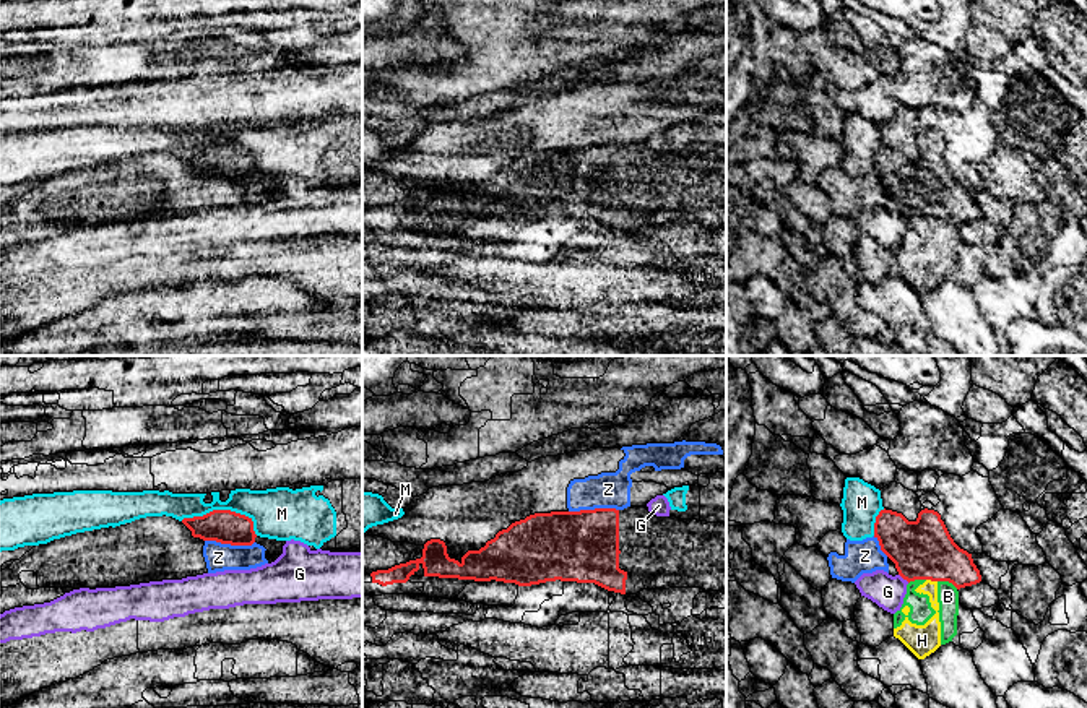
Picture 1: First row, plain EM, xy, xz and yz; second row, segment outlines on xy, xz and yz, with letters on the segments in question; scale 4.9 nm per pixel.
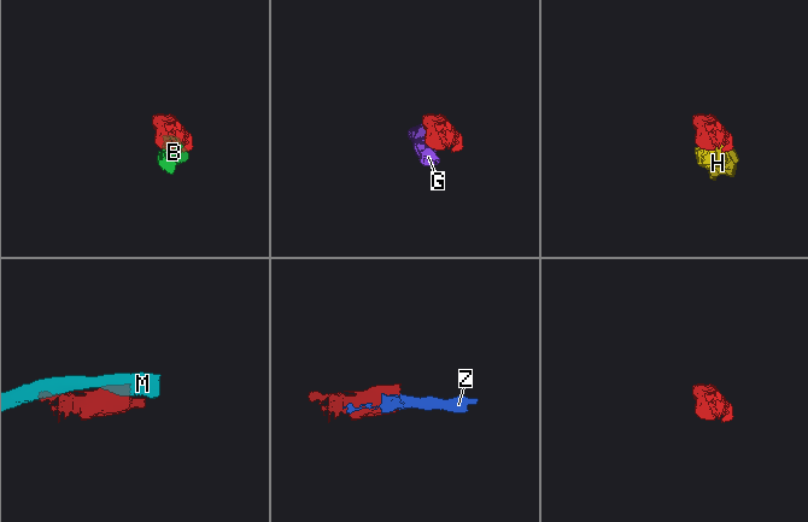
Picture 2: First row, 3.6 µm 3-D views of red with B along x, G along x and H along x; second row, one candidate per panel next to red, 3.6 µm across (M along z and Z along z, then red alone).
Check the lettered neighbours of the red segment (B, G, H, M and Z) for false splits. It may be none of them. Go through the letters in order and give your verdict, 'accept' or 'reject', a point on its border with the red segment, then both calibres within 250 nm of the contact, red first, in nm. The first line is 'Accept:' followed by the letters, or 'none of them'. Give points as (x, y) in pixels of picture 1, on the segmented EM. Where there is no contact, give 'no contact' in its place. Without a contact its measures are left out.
Accept: none of them
B: reject | yz (948, 580) | 300/110 nm
G: reject | yz (904, 578) | 300/170 nm
H: reject | yz (931, 580) | 300/100 nm
M: reject | xy (223, 510) | 170/220 nm
Z: reject | xy (229, 543) | 170/140 nm

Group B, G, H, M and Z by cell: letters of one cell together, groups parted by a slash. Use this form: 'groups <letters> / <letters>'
groups B H / G / M / Z

